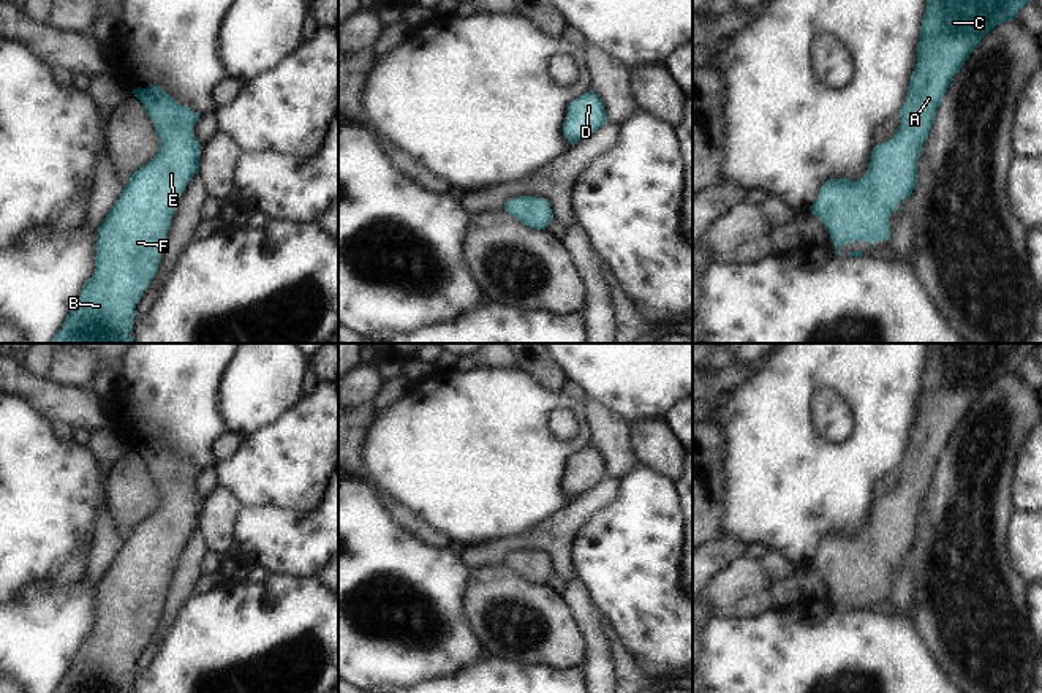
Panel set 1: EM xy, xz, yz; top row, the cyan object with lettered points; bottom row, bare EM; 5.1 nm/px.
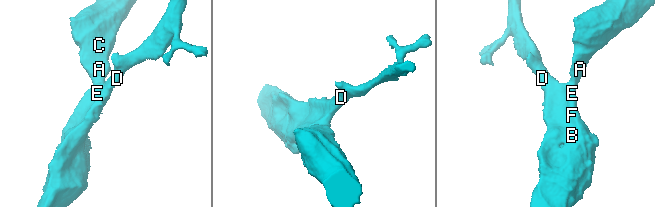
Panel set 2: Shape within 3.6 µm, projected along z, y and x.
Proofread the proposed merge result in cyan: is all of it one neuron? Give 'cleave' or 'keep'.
keep

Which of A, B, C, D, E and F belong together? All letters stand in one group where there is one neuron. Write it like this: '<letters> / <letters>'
A B C D E F

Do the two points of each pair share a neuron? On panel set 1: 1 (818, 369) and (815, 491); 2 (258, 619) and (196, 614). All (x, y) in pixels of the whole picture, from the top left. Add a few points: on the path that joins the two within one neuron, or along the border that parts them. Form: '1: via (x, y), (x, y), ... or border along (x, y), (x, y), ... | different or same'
1: via (797, 399), (797, 461) | same
2: via (242, 619), (212, 619) | same

